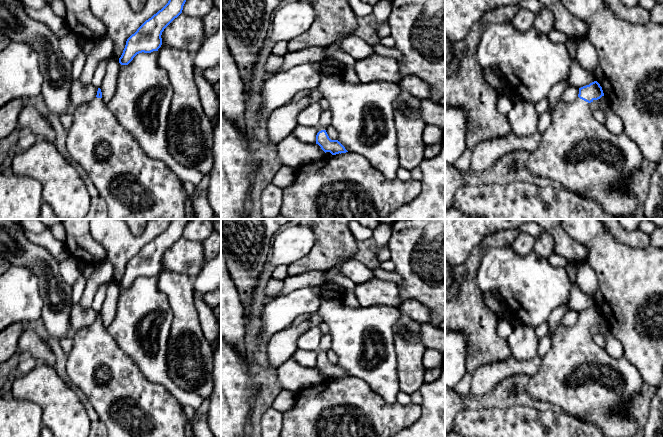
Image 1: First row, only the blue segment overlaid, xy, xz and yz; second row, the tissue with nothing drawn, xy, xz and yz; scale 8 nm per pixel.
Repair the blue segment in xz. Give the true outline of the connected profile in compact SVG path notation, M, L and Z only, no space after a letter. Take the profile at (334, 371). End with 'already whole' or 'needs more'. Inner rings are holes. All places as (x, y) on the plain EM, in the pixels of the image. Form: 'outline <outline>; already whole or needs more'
outline M311 326L310 329L298 339L298 349L315 351L318 354L316 368L318 368L325 377L330 376L332 379L336 379L348 376L338 364L331 364L326 356L326 352L319 348L322 335L319 326Z; needs more

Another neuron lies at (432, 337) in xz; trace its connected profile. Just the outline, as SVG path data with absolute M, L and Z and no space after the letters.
M430 323L421 324L421 342L426 349L436 349L445 354L445 330Z

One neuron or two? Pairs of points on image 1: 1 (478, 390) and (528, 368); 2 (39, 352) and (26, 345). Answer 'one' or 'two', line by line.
1: one
2: one

